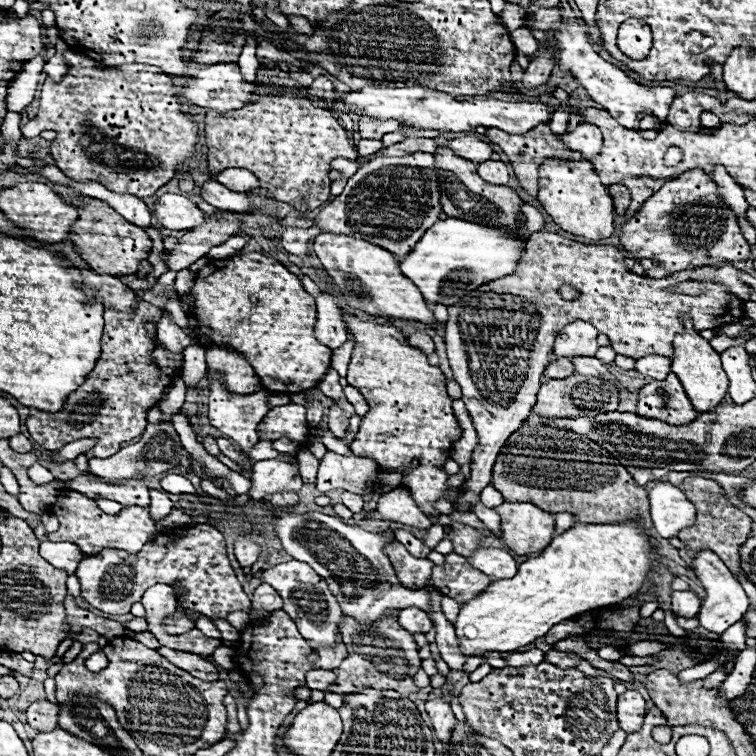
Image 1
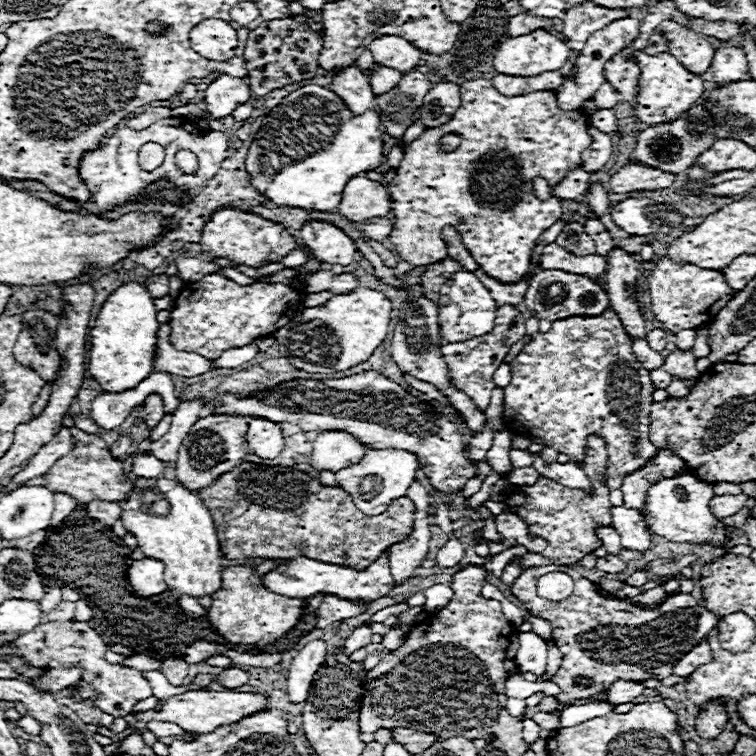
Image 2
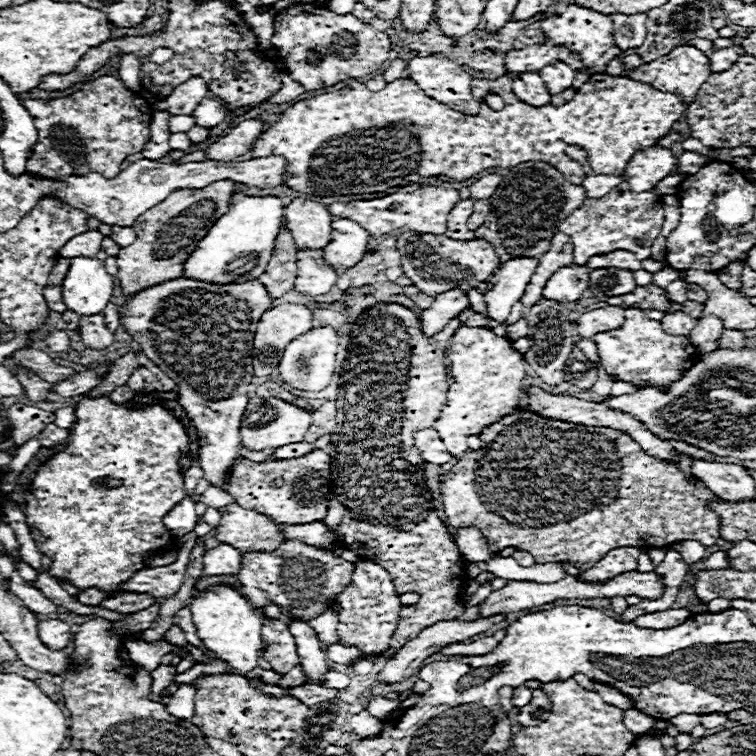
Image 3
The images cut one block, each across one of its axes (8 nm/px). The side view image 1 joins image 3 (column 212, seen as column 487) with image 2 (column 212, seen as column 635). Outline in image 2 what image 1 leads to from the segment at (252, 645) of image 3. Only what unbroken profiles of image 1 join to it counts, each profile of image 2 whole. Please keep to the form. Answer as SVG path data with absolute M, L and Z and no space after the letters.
M138 478L134 492L122 506L122 520L124 528L136 536L142 552L166 564L164 580L172 592L202 598L220 590L220 542L208 508L194 492L182 488L176 480Z

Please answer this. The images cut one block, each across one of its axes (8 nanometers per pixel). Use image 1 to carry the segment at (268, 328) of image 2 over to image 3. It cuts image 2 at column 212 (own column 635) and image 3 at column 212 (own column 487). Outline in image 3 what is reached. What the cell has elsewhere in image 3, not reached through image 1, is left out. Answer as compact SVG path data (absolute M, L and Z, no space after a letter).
M176 278L164 284L156 284L126 300L124 326L128 334L138 342L142 354L146 354L168 378L178 386L178 402L188 412L200 436L200 464L204 478L210 486L224 488L230 480L230 472L240 458L240 420L246 410L248 392L244 386L252 382L252 340L256 334L256 322L262 312L270 308L272 298L258 280L242 284L204 284L198 280Z

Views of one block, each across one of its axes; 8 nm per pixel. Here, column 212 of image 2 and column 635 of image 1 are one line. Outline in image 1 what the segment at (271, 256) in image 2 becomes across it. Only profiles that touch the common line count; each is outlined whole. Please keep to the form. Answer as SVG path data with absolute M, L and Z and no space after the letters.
M694 168L668 180L642 208L620 226L620 246L634 258L658 260L666 272L718 266L722 262L744 262L750 256L748 242L740 234L736 214L722 202L712 176Z

